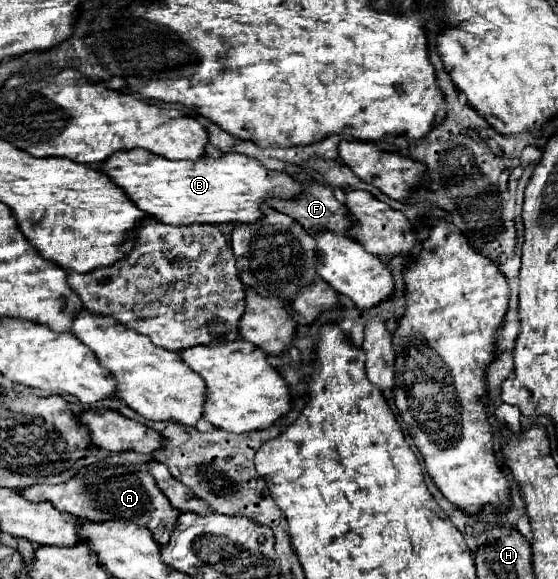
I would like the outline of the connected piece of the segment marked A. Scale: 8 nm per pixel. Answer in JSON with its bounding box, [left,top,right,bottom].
[17,458,179,544]

